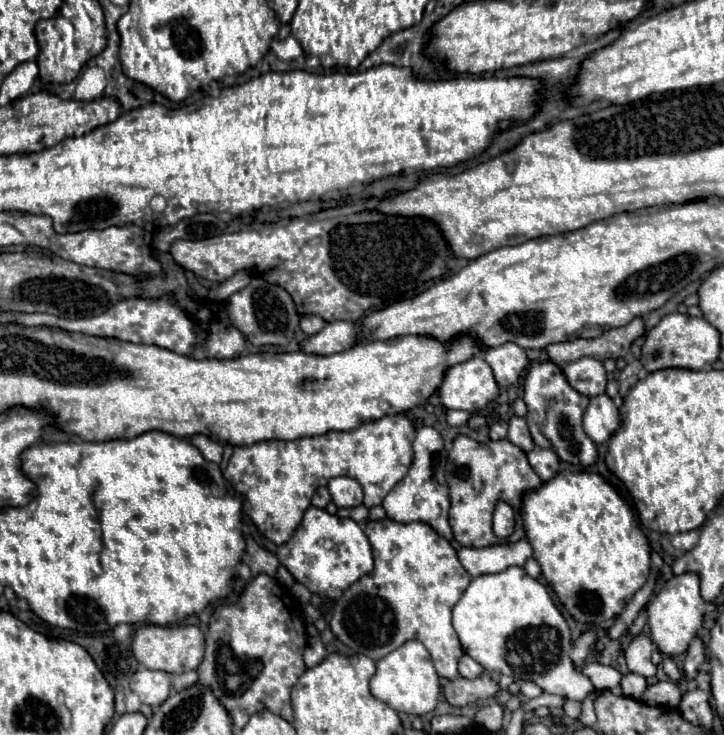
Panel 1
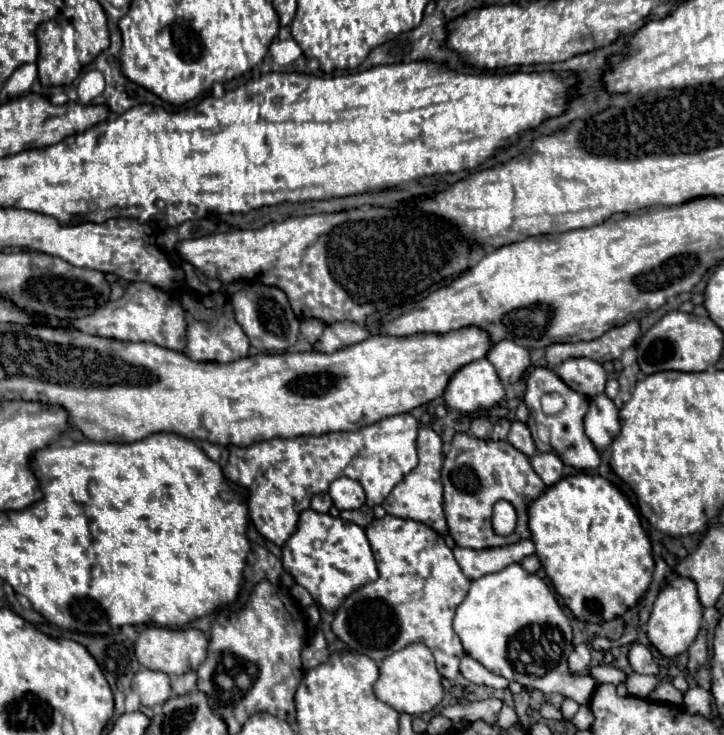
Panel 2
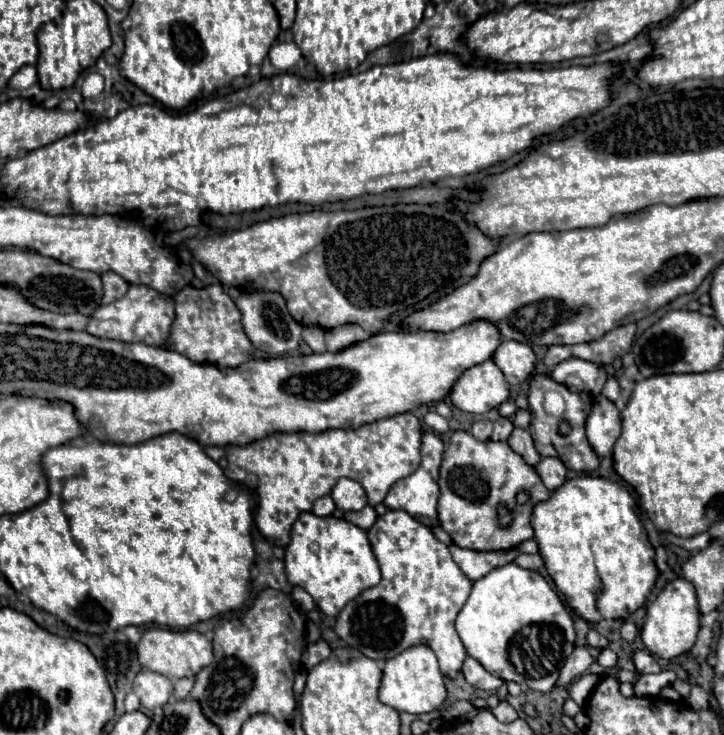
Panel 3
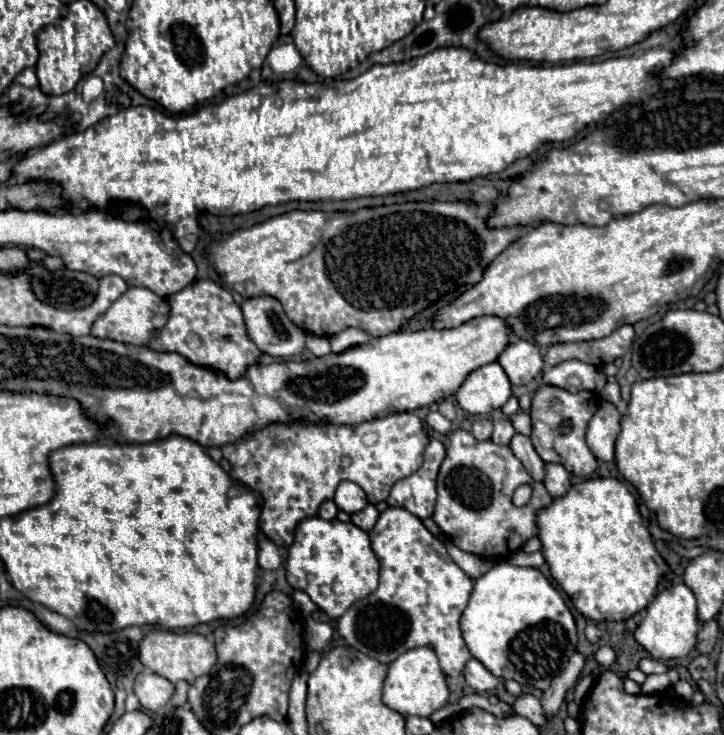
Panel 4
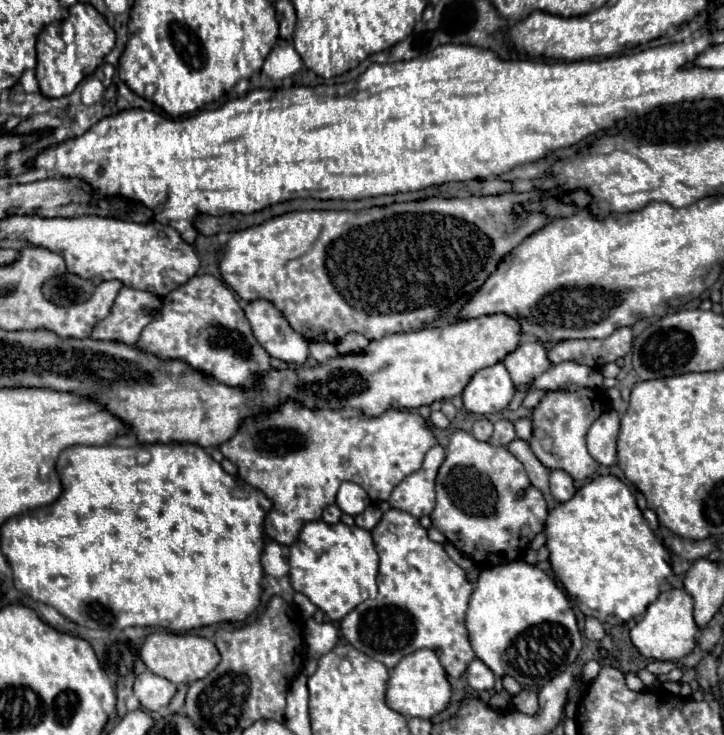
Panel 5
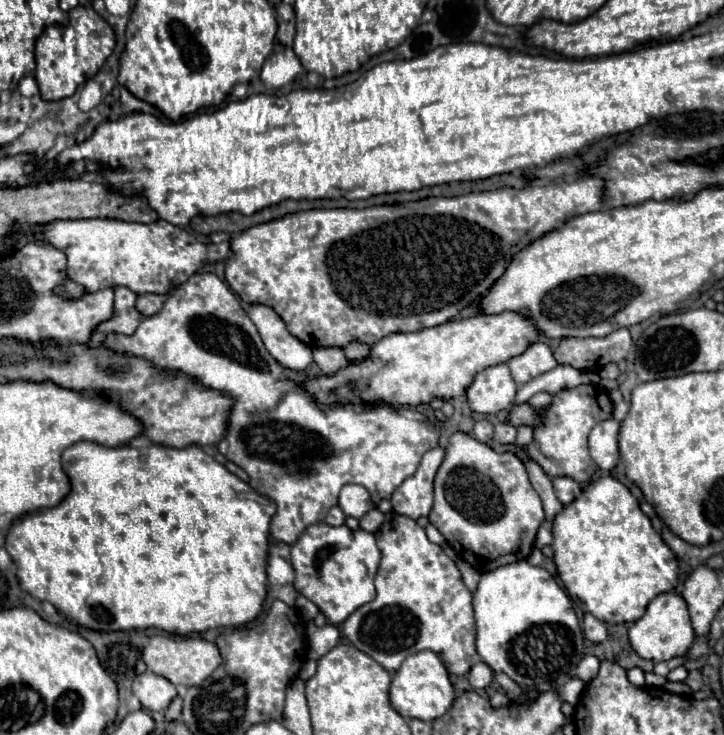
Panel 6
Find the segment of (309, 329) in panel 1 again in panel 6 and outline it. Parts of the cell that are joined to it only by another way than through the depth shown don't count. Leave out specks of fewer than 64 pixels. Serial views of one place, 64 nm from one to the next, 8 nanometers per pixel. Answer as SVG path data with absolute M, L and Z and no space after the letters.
M314 348L314 362L320 366L322 374L336 374L340 368L348 366L342 348Z

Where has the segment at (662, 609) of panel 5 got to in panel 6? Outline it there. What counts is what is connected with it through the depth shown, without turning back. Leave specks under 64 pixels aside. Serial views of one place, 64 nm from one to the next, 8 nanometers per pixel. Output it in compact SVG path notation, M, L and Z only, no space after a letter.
M674 592L656 596L648 604L646 614L640 620L636 620L634 626L628 630L628 638L630 638L630 646L636 650L636 654L640 658L646 658L652 662L662 662L662 660L670 660L674 656L688 654L688 650L694 642L694 630L692 630L690 618L688 618L688 606L686 606L684 598Z

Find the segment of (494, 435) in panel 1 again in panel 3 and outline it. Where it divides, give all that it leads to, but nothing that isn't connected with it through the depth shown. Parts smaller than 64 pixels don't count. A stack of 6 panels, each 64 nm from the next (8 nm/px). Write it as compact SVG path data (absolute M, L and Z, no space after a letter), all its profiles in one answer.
M498 418L494 422L494 432L492 432L492 440L508 440L508 436L512 434L514 426L508 418Z

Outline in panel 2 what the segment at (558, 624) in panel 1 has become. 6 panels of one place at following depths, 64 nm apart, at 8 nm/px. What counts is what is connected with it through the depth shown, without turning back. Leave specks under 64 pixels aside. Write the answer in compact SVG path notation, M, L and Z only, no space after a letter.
M510 564L508 568L486 574L478 580L472 580L470 592L464 602L458 606L454 616L454 632L460 636L466 654L478 660L484 668L494 674L504 676L506 680L516 680L524 688L534 688L544 694L562 694L578 704L588 704L590 696L596 688L596 680L586 674L570 674L568 672L568 656L572 652L572 626L562 606L558 604L554 592L548 584L536 576L526 572L520 564Z

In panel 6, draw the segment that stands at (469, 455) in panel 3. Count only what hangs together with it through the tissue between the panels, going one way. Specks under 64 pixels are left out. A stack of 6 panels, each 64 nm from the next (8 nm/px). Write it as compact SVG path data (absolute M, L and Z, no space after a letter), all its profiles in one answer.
M456 432L450 436L446 458L434 478L434 504L430 510L430 522L440 530L446 540L460 542L458 554L464 562L468 562L478 572L488 572L528 558L534 548L534 538L542 520L544 510L540 496L532 488L526 468L518 456L514 456L512 452L498 454L490 446L470 438L464 432Z

